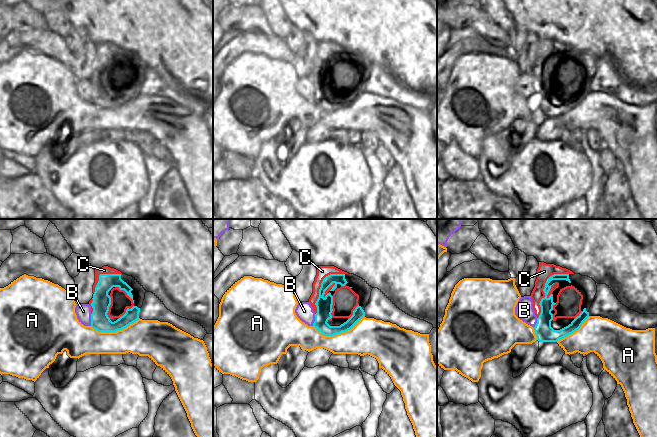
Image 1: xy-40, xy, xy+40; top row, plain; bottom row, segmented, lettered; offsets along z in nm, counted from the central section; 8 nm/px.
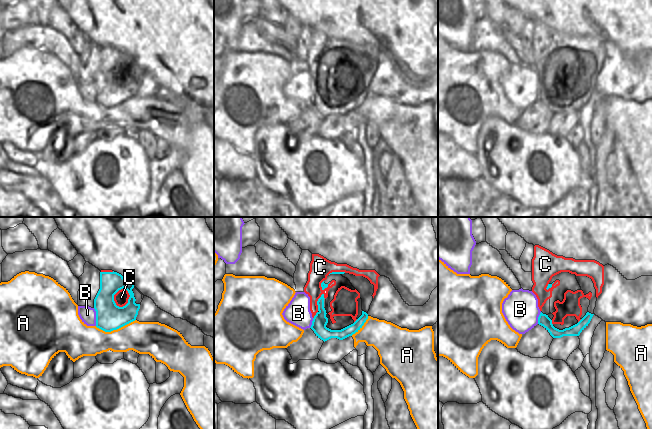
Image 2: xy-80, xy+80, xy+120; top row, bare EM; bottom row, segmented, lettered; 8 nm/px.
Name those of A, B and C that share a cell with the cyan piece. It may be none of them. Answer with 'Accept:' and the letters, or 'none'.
Accept: C

